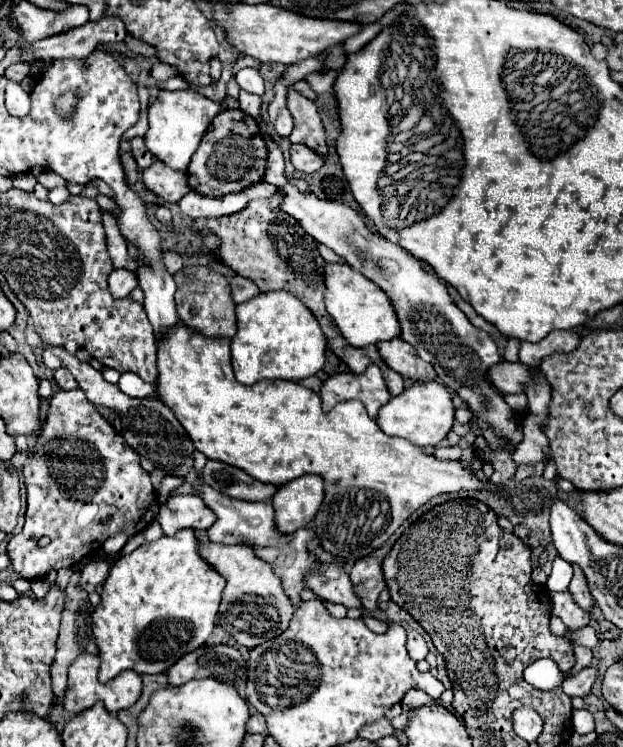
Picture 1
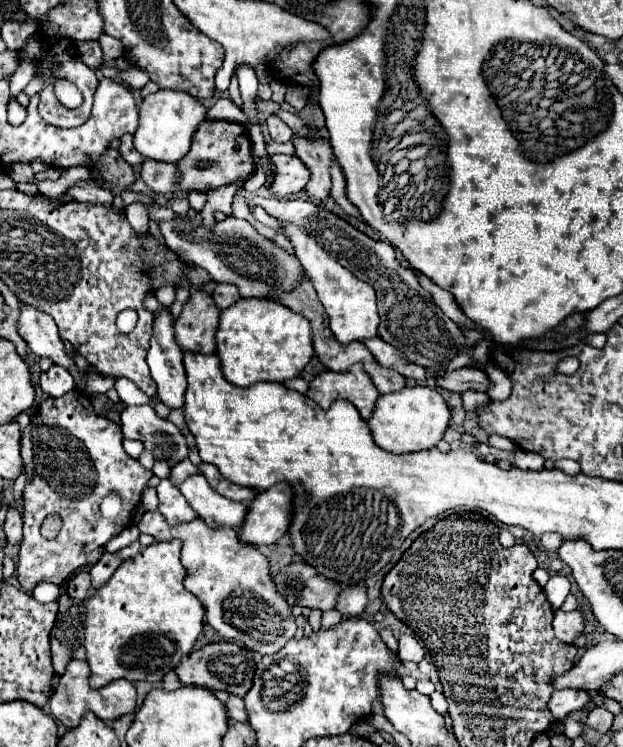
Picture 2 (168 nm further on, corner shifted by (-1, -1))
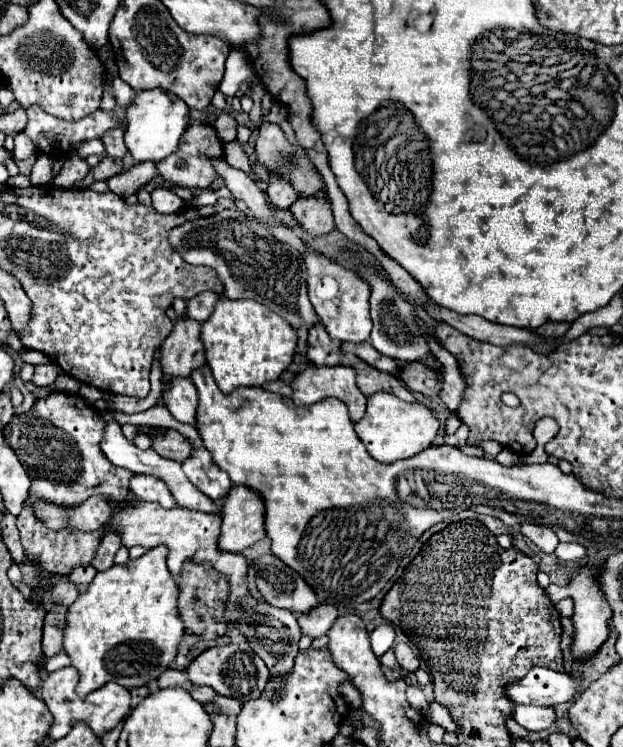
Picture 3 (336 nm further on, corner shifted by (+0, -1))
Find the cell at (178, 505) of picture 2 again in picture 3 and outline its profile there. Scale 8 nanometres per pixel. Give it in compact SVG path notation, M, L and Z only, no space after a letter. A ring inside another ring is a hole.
M134 473L134 477L130 479L130 491L146 501L158 501L162 503L162 507L176 507L170 489L156 475Z

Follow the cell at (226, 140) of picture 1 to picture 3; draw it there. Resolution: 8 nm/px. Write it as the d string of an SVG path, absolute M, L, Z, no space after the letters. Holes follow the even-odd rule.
M192 123L182 135L178 151L174 151L170 157L162 159L156 167L158 167L158 173L164 177L164 181L168 181L172 185L210 189L212 183L218 179L218 175L214 175L214 167L210 167L210 155L222 155L222 145L218 141L214 127L204 125L204 123Z

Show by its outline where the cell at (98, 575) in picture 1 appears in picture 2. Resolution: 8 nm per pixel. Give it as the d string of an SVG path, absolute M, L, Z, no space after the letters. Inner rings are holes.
M79 571L79 573L67 583L67 593L69 593L73 599L85 599L89 587L91 587L91 573L89 573L89 571Z

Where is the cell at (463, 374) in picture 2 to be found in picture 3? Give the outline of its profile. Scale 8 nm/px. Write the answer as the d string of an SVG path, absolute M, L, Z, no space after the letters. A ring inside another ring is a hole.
M418 361L402 365L398 379L402 379L410 391L416 391L428 397L438 395L442 389L442 375L438 375L436 371L430 371L428 367L422 367L422 363Z

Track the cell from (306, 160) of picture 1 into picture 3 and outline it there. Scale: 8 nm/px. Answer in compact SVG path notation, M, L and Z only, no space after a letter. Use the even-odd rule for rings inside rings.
M270 175L266 195L268 195L270 205L274 205L276 209L290 209L292 203L298 199L298 195L290 187L290 183L286 183L282 177L276 177L276 175Z

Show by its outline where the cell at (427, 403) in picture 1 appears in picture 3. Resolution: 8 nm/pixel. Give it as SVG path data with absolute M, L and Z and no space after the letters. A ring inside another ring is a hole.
M374 393L368 397L366 415L354 423L354 429L364 443L366 451L382 463L394 463L400 459L408 459L418 455L420 451L428 449L432 445L432 439L436 437L440 427L440 421L434 417L434 413L424 407L422 403L406 403L390 393Z

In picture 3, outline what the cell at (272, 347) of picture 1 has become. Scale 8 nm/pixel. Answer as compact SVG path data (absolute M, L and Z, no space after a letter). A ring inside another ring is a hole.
M222 297L210 319L202 323L200 339L206 349L206 365L222 393L230 393L236 387L260 387L278 379L292 363L296 347L294 329L266 305L252 299L230 301Z

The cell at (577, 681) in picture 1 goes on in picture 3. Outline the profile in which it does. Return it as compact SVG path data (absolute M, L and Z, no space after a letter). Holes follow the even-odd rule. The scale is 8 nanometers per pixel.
M522 705L514 709L514 721L528 731L542 731L554 723L554 709L552 707L530 707Z

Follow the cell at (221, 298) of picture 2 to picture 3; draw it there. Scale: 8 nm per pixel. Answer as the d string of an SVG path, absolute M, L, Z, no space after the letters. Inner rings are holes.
M206 291L206 293L200 293L200 295L192 297L192 299L188 299L186 301L186 317L194 319L194 321L200 321L200 323L206 321L212 315L214 305L216 305L218 299L220 297L214 295L212 291Z

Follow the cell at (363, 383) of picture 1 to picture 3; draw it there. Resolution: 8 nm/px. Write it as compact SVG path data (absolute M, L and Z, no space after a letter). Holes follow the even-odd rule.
M308 367L294 375L292 401L296 405L314 405L326 397L340 399L356 423L366 409L366 397L358 391L354 371L348 367Z

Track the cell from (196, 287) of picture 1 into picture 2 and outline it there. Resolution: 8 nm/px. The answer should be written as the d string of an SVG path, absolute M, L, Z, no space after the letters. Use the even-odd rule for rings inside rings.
M197 289L189 295L181 315L175 321L175 339L183 351L215 353L215 331L221 309L215 305L213 295Z

